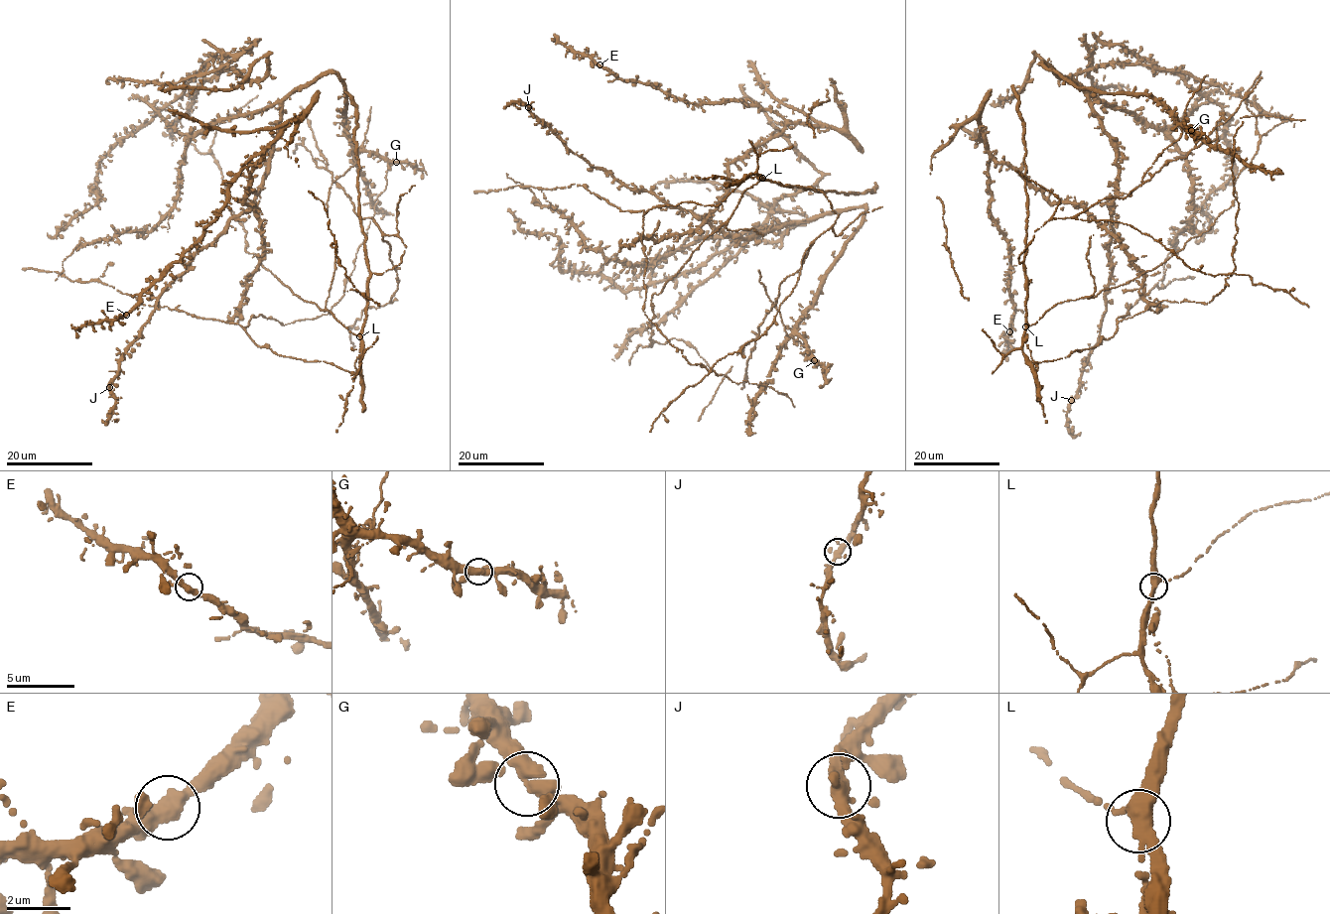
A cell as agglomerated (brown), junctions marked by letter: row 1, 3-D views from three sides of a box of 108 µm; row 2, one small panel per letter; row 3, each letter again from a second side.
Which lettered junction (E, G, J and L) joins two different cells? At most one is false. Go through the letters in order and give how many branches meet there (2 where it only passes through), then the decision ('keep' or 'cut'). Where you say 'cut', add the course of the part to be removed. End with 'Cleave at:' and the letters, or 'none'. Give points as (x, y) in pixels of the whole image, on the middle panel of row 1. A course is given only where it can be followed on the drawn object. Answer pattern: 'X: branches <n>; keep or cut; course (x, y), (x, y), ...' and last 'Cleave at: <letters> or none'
E: branches 3; keep
G: branches 3; keep
J: branches 3; keep
L: branches 3; cut; course (762, 178), (744, 178), (734, 183), (713, 175), (705, 179), (691, 178)
Cleave at: L

